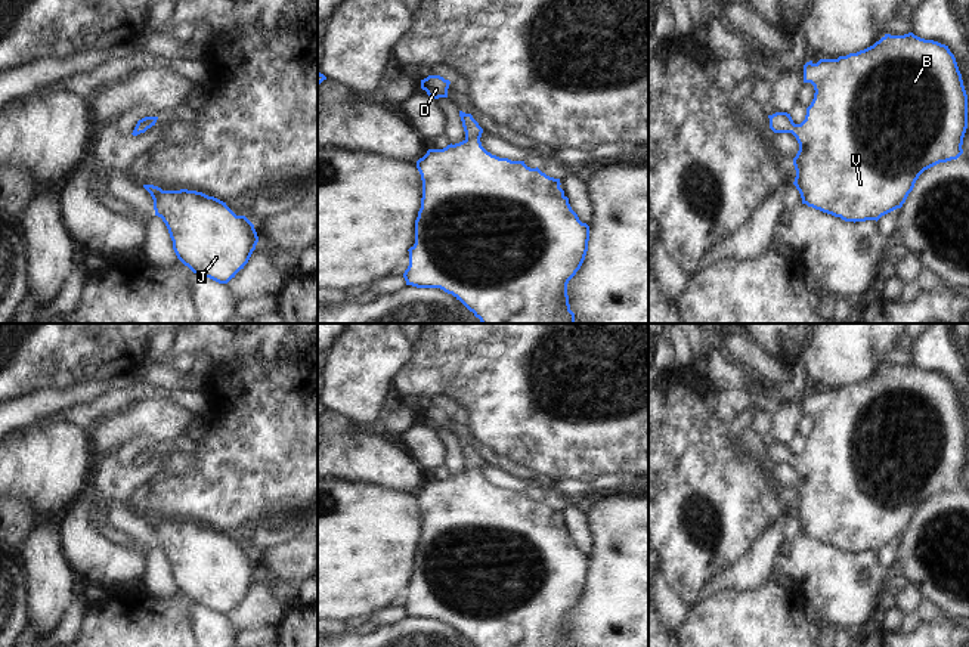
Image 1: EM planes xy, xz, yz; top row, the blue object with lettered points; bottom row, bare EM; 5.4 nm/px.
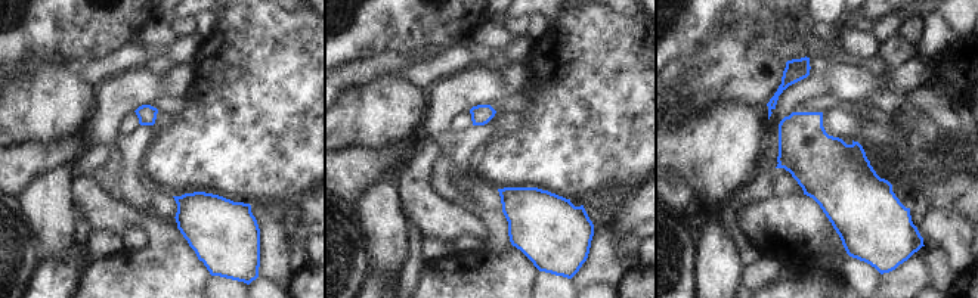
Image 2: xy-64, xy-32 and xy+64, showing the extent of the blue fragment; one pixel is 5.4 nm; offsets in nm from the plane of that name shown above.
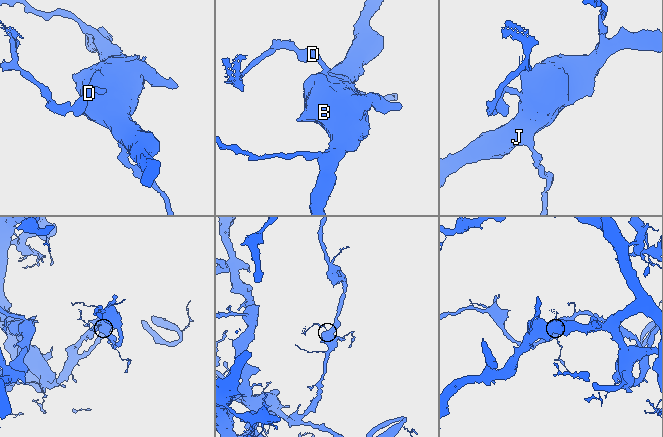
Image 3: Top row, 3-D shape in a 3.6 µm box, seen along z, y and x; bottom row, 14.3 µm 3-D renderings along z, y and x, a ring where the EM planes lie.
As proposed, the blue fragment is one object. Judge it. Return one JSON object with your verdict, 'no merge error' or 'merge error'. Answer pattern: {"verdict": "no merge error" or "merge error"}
{"verdict": "no merge error"}

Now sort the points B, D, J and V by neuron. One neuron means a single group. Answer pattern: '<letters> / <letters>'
B D J V

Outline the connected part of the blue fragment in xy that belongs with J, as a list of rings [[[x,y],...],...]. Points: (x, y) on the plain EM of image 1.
[[[143,516],[154,530],[155,547],[165,554],[177,589],[194,604],[227,615],[248,594],[258,573],[254,555],[236,547],[226,533],[196,521],[162,521]]]

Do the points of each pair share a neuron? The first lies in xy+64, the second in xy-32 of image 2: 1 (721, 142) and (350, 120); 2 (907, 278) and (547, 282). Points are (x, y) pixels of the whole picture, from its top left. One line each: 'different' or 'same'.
1: same
2: different

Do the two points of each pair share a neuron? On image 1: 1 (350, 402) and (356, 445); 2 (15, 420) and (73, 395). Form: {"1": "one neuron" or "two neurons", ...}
{"1": "two neurons", "2": "one neuron"}

